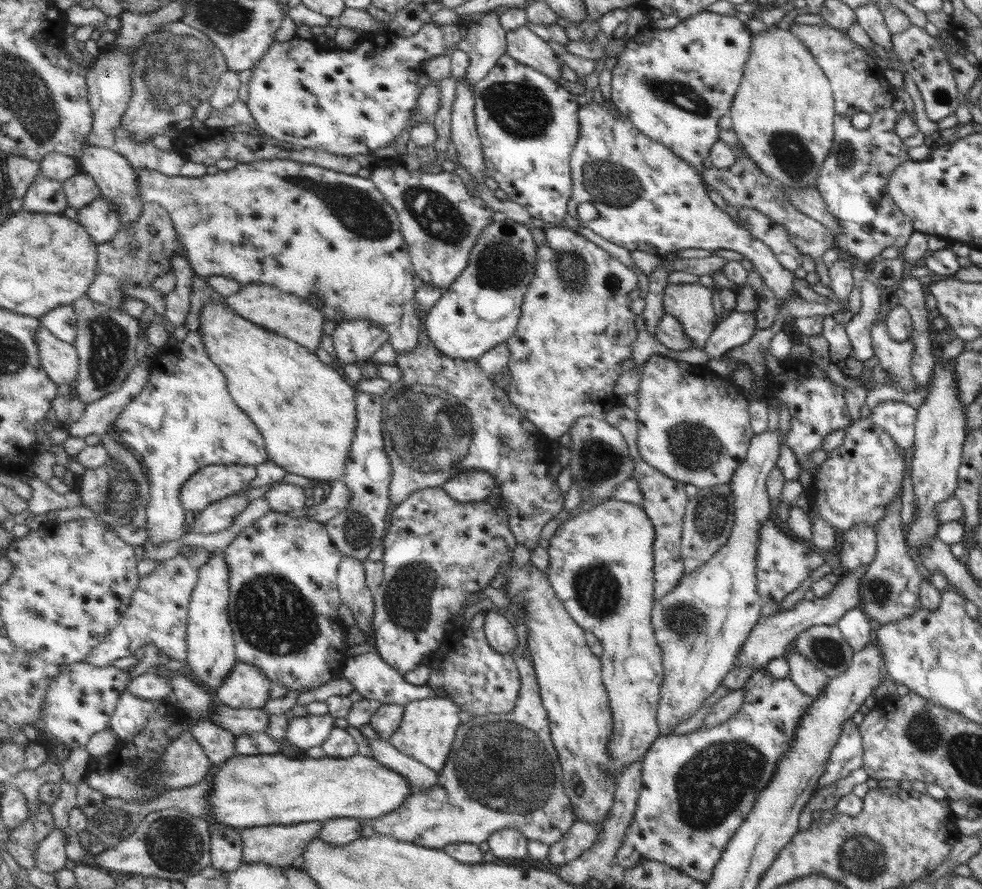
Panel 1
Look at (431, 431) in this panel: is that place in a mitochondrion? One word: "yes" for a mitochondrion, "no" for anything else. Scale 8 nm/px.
yes

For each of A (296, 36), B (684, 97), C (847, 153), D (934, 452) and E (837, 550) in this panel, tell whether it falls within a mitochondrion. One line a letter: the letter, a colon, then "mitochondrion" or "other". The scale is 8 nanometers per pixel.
A: other
B: mitochondrion
C: mitochondrion
D: other
E: other

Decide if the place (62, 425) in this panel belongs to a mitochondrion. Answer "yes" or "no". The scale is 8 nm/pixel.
no

